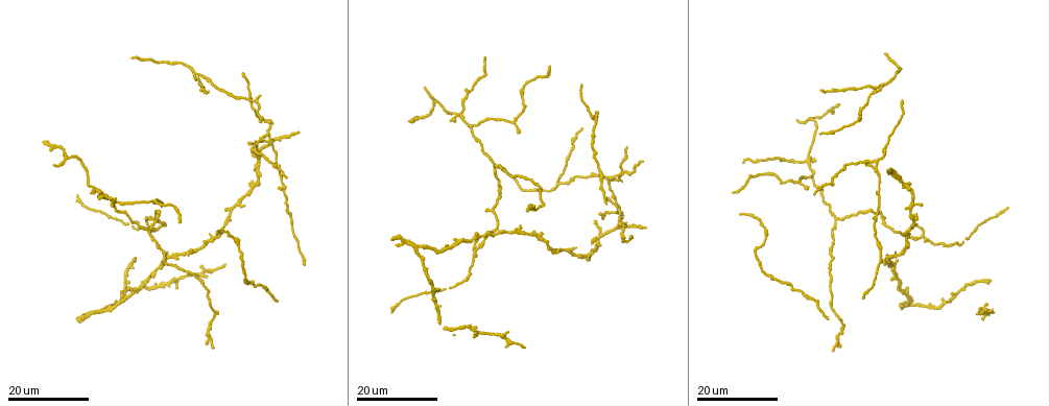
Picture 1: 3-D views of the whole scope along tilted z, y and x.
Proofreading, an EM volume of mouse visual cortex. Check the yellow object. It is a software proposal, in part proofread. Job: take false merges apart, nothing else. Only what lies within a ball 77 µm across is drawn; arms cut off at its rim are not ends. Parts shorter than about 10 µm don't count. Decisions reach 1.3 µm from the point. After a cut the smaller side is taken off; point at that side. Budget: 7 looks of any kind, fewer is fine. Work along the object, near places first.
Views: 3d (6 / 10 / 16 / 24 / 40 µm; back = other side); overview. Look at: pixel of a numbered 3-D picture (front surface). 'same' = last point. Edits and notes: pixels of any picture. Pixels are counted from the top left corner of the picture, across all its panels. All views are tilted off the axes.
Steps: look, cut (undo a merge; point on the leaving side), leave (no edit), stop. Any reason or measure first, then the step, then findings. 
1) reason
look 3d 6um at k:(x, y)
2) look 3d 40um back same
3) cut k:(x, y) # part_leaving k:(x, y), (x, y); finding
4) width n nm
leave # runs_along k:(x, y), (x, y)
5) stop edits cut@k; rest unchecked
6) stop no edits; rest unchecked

look 3d 24um at 1:(558, 184)

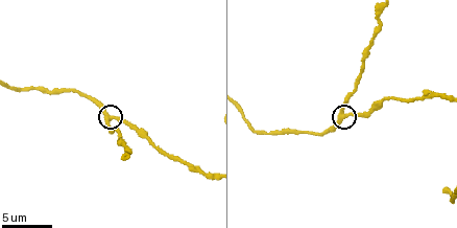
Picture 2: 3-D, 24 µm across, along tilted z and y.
look 3d 10um at 2:(340, 115)

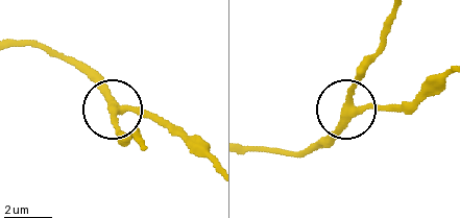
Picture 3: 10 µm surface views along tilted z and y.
arms 3
leave # all the same cell

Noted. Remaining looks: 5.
three arms meet
look 3d 16um at 1:(168, 258)

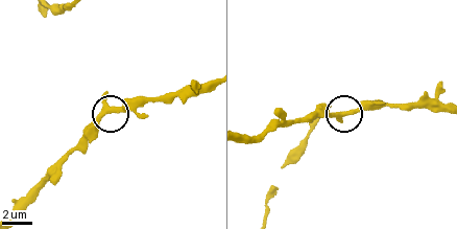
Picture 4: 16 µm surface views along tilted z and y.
look 3d 10um at 4:(346, 114)

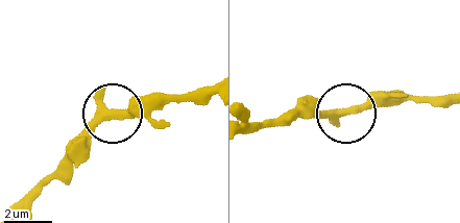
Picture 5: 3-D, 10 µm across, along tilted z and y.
look 3d 6um at 5:(114, 114)

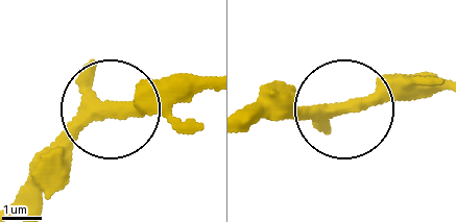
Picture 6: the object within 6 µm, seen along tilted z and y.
side_arm 82 um
leave # all the same cell

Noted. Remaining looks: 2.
three-way junction
look 3d 24um at 1:(837, 219)

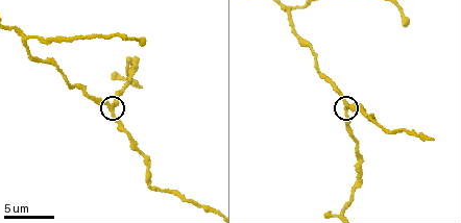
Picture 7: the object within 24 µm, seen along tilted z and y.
look 3d 6um at 7:(112, 108)

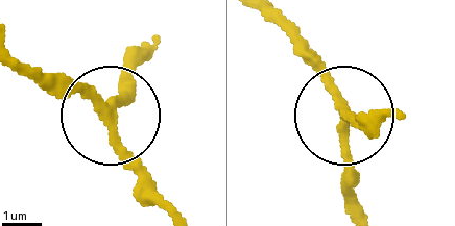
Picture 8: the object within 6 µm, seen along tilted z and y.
width 230 nm
leave # all the same cell

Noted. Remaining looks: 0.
stop no edits; rest unchecked

